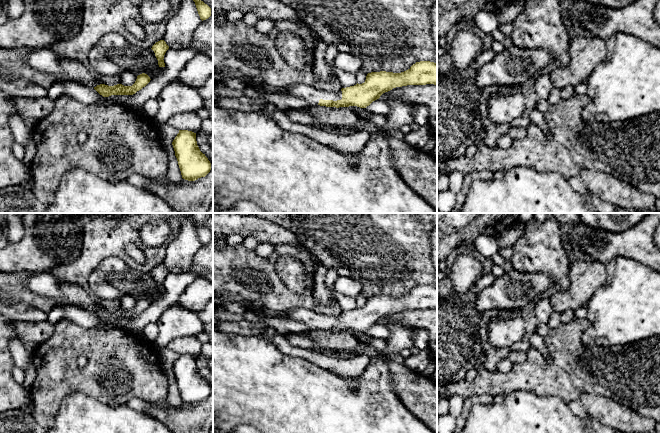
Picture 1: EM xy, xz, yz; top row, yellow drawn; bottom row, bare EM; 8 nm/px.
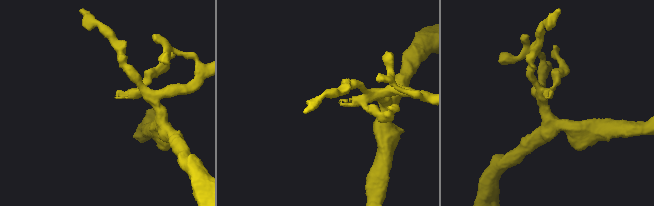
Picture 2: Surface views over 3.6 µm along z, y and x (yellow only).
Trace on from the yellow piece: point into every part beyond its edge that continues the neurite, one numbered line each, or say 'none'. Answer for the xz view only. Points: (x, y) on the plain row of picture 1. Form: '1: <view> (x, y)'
1: xz (311, 318)

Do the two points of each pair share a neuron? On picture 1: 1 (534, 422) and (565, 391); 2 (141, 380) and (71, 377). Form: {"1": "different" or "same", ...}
{"1": "different", "2": "same"}

